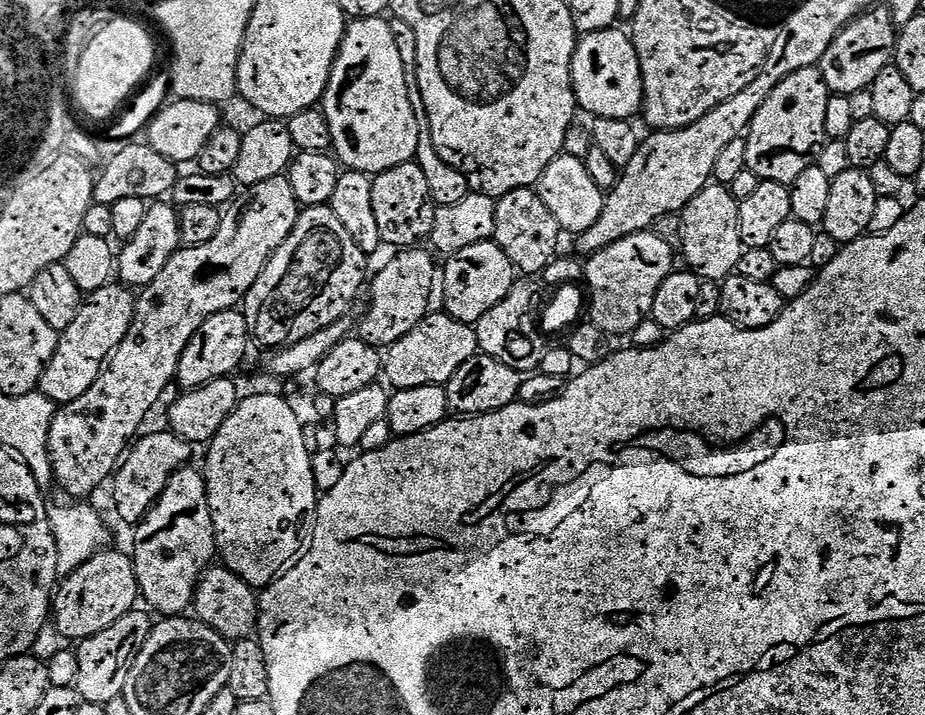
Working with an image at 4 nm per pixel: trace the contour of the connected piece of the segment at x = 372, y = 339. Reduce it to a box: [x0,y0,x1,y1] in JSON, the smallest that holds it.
[358,246,438,350]

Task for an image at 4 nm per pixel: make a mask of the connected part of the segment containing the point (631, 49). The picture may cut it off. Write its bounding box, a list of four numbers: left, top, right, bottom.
[572,26,644,121]

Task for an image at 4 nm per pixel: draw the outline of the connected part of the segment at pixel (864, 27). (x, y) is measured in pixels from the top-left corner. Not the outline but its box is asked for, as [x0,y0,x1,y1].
[819,6,898,97]

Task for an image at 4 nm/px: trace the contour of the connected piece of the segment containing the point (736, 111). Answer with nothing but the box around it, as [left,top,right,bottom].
[579,87,766,254]

